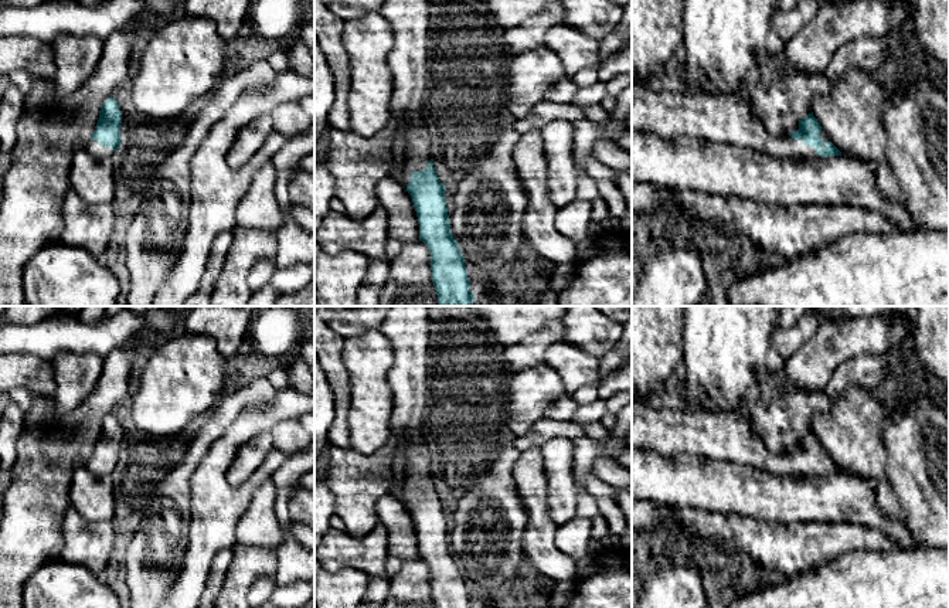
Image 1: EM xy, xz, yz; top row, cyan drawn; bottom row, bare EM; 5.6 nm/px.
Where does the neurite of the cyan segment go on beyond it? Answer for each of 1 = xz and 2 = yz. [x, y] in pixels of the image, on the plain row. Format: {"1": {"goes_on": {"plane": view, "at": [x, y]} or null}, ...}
{"1": {"goes_on": {"plane": "xz", "at": [418, 457]}}, "2": {"goes_on": {"plane": "yz", "at": [723, 437]}}}

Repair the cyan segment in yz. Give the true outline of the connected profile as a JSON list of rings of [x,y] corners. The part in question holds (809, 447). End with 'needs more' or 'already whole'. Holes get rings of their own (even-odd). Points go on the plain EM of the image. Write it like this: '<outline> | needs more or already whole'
[[[632,398],[632,448],[652,449],[663,456],[687,454],[729,461],[776,475],[841,473],[813,429],[799,438],[796,449],[771,454],[762,432],[746,421],[746,412],[654,410],[635,398]]] | needs more

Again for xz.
[[[422,437],[411,442],[407,451],[407,476],[404,485],[404,502],[409,510],[419,540],[419,558],[425,560],[431,571],[432,599],[435,608],[470,608],[470,598],[465,584],[465,575],[450,550],[448,524],[445,519],[446,505],[438,496],[433,480],[438,475],[431,471],[431,449]]] | needs more

